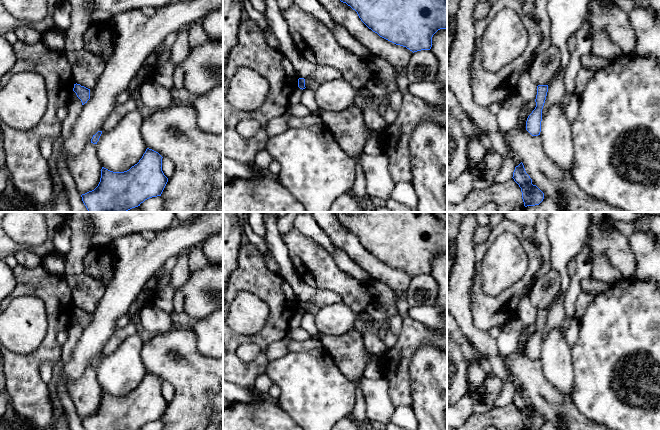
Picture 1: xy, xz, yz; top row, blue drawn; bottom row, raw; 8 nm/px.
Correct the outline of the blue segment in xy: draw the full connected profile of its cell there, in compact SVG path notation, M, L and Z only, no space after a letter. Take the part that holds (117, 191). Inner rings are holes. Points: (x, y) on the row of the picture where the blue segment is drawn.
M147 148L137 164L124 172L113 172L104 167L101 169L101 178L98 186L85 194L82 201L89 212L127 212L140 206L145 200L161 196L168 178L162 171L162 156Z

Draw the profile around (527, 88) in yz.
M528 72L519 76L516 83L516 90L525 103L535 101L537 95L537 84L531 79Z

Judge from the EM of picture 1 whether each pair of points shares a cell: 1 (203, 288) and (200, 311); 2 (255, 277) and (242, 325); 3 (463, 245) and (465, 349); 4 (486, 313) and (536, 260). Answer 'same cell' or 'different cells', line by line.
1: same cell
2: different cells
3: different cells
4: same cell

